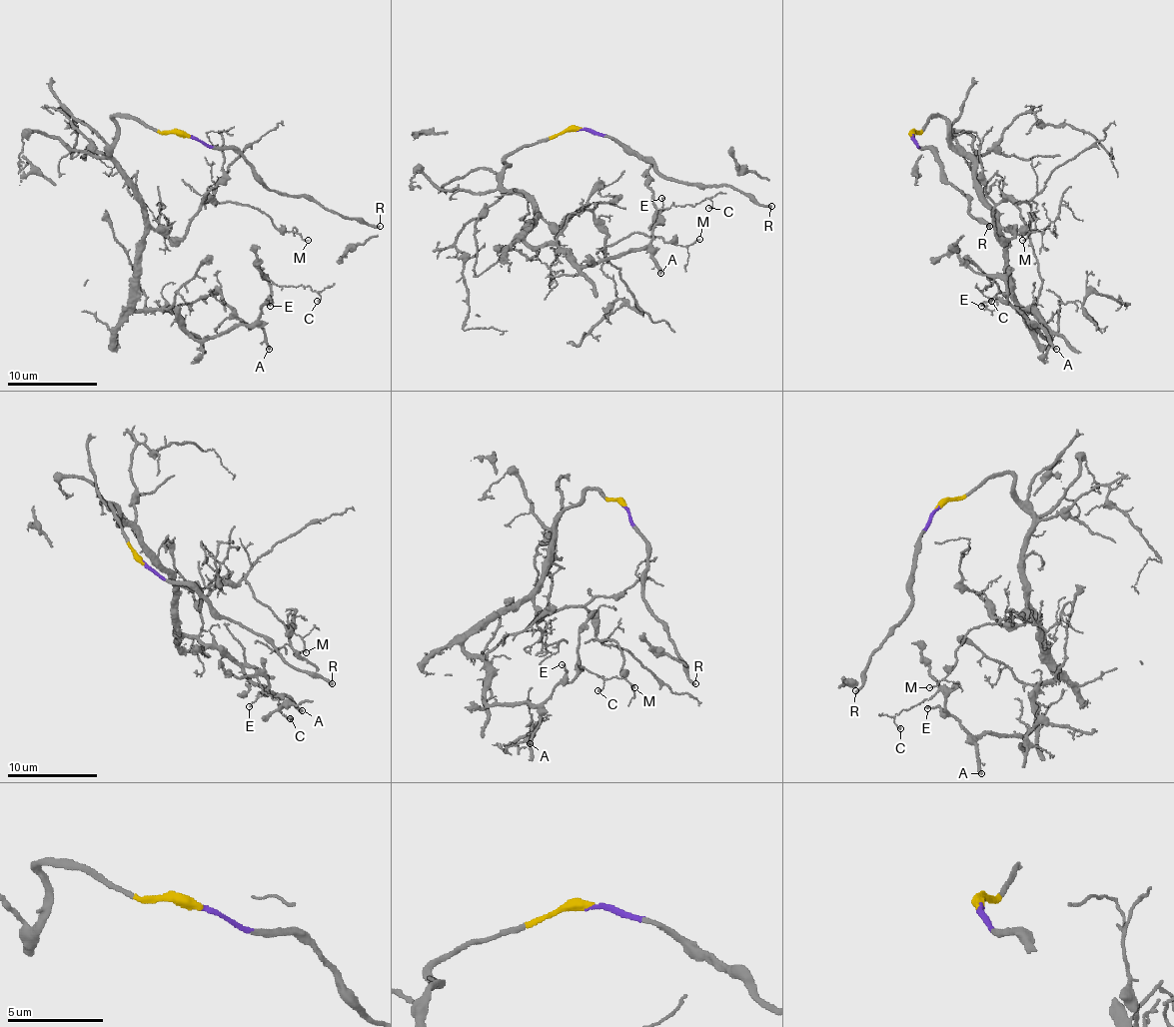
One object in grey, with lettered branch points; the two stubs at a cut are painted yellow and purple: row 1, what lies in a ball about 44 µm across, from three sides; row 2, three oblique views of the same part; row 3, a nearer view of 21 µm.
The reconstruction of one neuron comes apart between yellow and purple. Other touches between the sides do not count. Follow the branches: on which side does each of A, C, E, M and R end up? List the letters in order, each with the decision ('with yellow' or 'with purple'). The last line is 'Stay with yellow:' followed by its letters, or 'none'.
A: with yellow
C: with yellow
E: with yellow
M: with yellow
R: with purple
Stay with yellow: A, C, E, M

